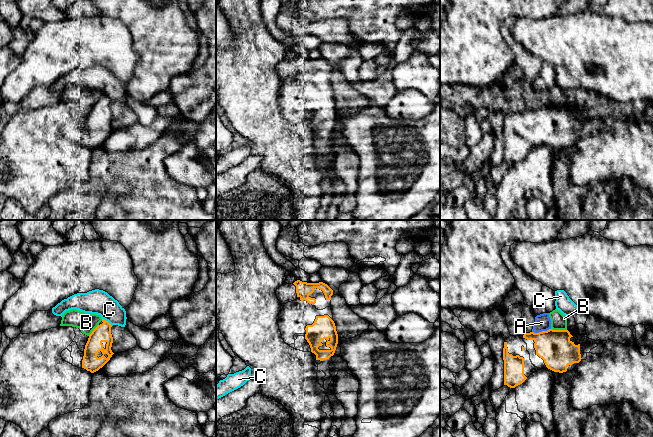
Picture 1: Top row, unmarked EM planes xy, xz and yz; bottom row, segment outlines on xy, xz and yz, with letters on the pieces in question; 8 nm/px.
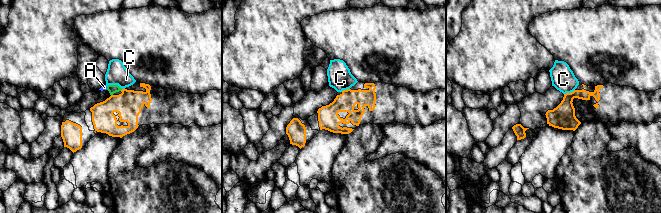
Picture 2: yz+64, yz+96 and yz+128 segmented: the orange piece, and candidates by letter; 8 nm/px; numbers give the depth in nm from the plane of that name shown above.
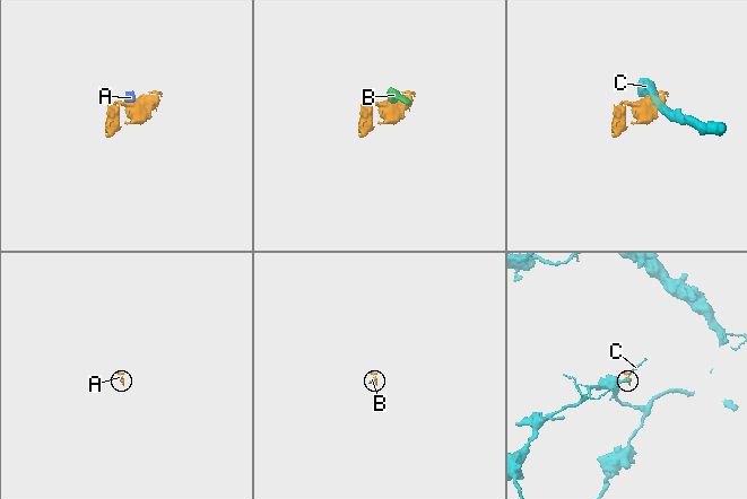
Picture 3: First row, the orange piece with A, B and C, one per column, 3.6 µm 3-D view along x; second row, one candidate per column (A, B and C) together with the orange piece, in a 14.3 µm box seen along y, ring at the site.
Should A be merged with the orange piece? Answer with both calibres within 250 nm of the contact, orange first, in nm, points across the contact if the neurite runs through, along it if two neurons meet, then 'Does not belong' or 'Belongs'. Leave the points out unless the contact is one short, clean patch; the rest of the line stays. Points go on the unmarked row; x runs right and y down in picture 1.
Thickness 280 nm (orange) against 130 nm. Does not belong

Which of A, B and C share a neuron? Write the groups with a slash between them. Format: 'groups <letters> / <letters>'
groups A B / C

